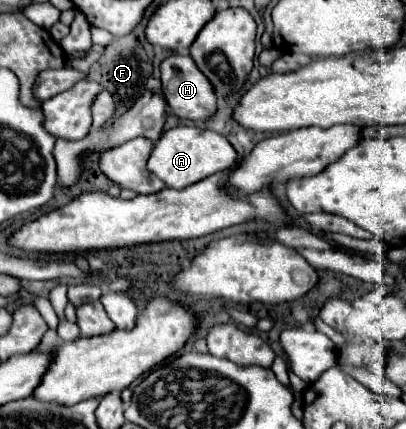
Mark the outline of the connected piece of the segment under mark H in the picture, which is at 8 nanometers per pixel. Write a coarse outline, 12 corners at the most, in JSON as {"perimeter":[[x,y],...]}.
{"perimeter":[[190,55],[160,65],[164,97],[178,117],[216,111],[212,83]]}

